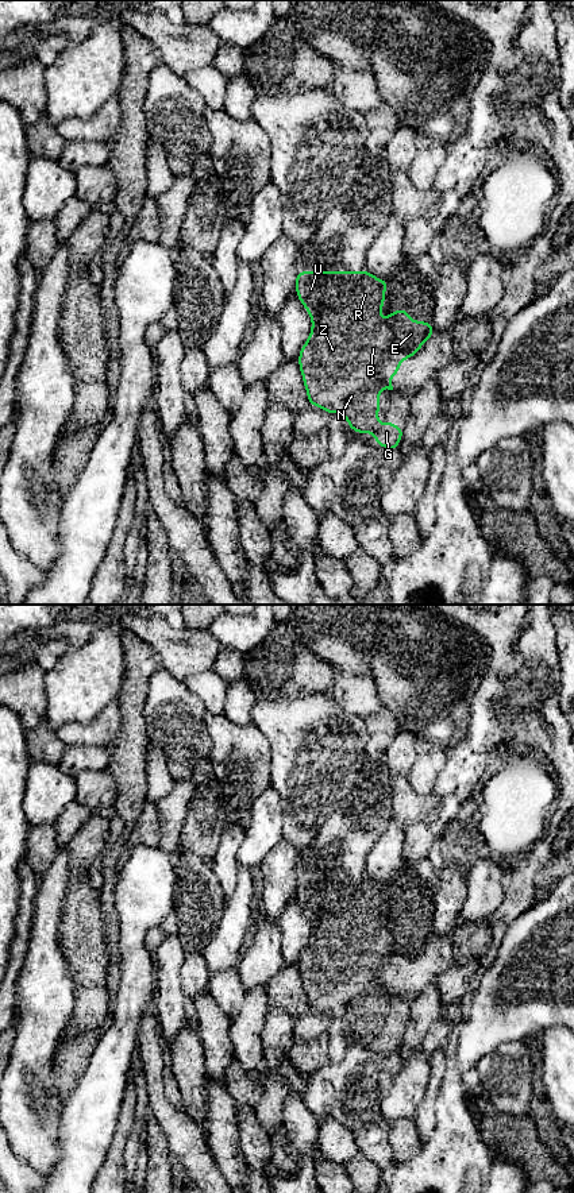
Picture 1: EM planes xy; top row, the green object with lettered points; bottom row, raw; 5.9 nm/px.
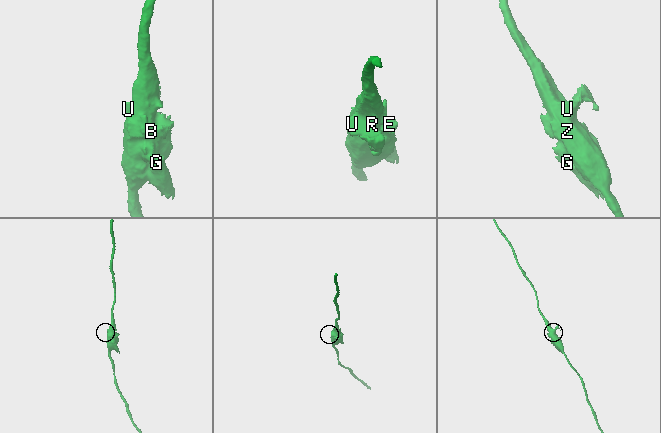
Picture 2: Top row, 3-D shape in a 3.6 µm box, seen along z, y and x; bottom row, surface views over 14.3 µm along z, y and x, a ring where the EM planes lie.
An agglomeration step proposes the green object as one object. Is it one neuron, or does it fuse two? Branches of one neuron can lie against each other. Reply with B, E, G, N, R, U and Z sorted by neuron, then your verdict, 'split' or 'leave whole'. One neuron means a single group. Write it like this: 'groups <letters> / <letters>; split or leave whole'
groups B E G N R U Z; leave whole

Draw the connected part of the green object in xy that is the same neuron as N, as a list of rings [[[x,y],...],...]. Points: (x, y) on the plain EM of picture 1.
[[[297,876],[296,899],[311,920],[312,934],[308,945],[301,951],[298,970],[308,999],[309,1009],[325,1015],[328,1019],[340,1018],[348,1031],[358,1038],[373,1038],[377,1051],[386,1051],[394,1058],[402,1043],[404,1031],[396,1031],[392,1026],[378,1028],[380,996],[393,995],[390,981],[398,980],[398,969],[407,962],[413,962],[420,951],[434,939],[432,927],[412,924],[405,912],[392,916],[385,924],[380,914],[385,910],[385,893],[388,884],[378,884],[366,876]]]

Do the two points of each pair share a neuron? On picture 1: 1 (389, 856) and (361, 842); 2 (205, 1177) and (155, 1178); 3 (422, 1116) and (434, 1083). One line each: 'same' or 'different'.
1: different
2: different
3: same

